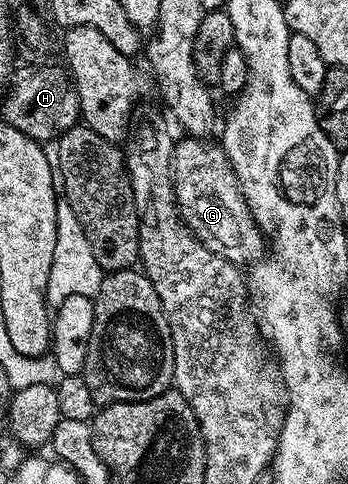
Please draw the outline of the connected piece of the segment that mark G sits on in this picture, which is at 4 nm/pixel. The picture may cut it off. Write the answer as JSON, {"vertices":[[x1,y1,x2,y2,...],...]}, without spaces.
{"vertices":[[181,138,175,140,175,149,171,155,171,179,175,181,175,201,179,204,179,215,187,229,202,242,210,252,216,252,236,266,250,266,265,256,265,237,251,217,249,206,243,197,241,186,237,182,235,172,227,155,218,143,207,144,203,138]]}

